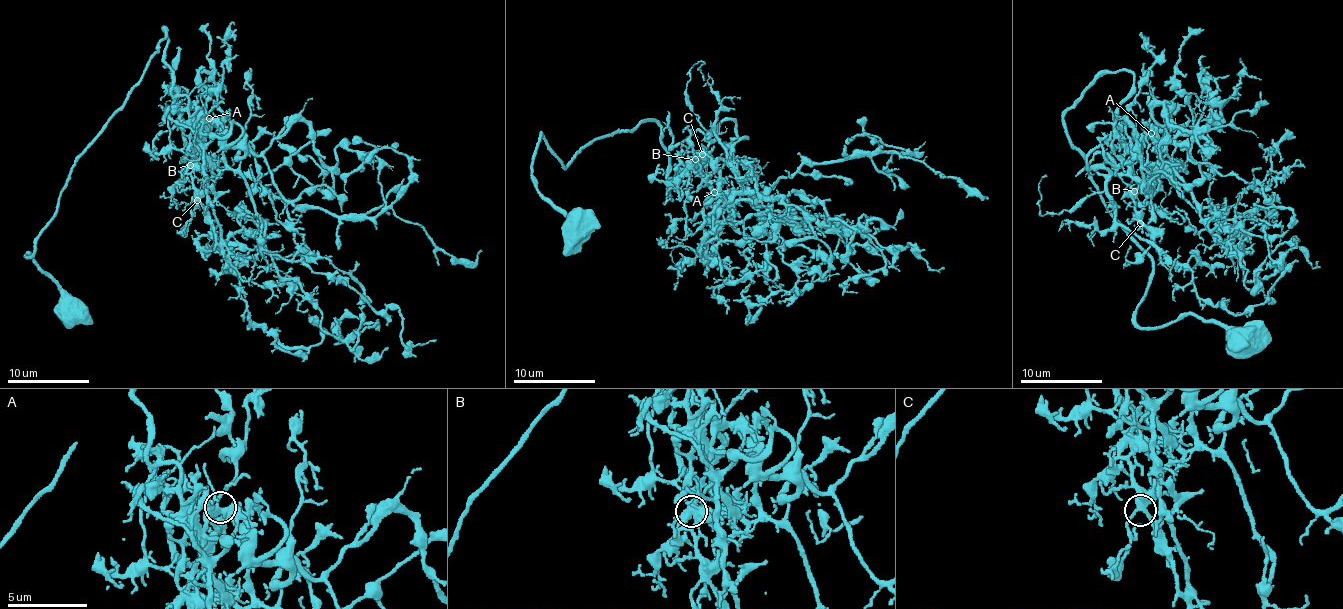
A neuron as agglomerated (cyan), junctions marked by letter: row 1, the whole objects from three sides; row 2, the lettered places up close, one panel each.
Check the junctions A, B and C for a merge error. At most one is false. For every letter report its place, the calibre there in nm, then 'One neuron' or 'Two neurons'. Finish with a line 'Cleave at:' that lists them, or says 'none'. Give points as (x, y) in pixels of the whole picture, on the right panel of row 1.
A: Place: (1151, 133). Thickness 320 nm. One neuron
B: Place: (1134, 191). Thickness 440 nm. Two neurons
C: Place: (1140, 223). Thickness 360 nm. One neuron
Cleave at: B

